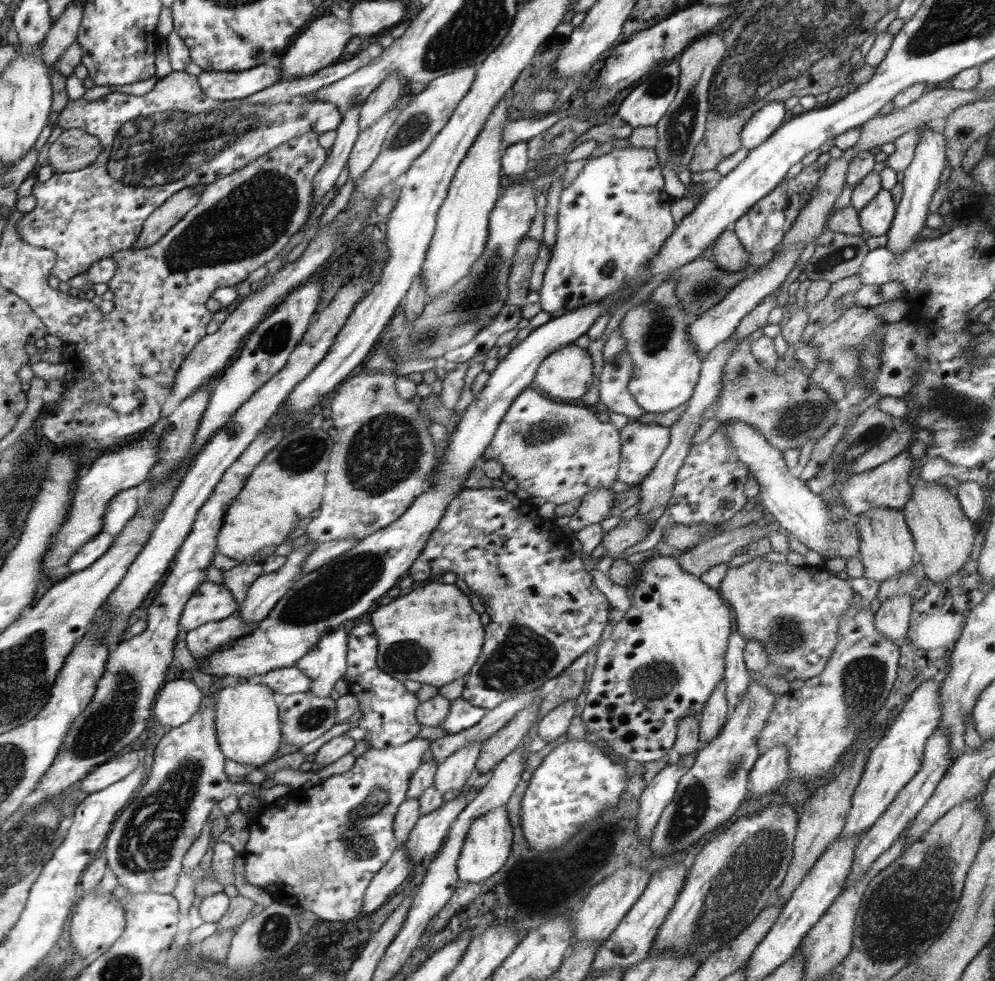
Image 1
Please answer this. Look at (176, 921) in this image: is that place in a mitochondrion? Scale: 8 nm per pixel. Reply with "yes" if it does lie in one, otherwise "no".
no

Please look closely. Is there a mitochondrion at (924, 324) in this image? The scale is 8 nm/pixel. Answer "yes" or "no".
no

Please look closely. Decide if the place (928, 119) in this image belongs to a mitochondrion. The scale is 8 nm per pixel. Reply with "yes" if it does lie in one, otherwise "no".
no

